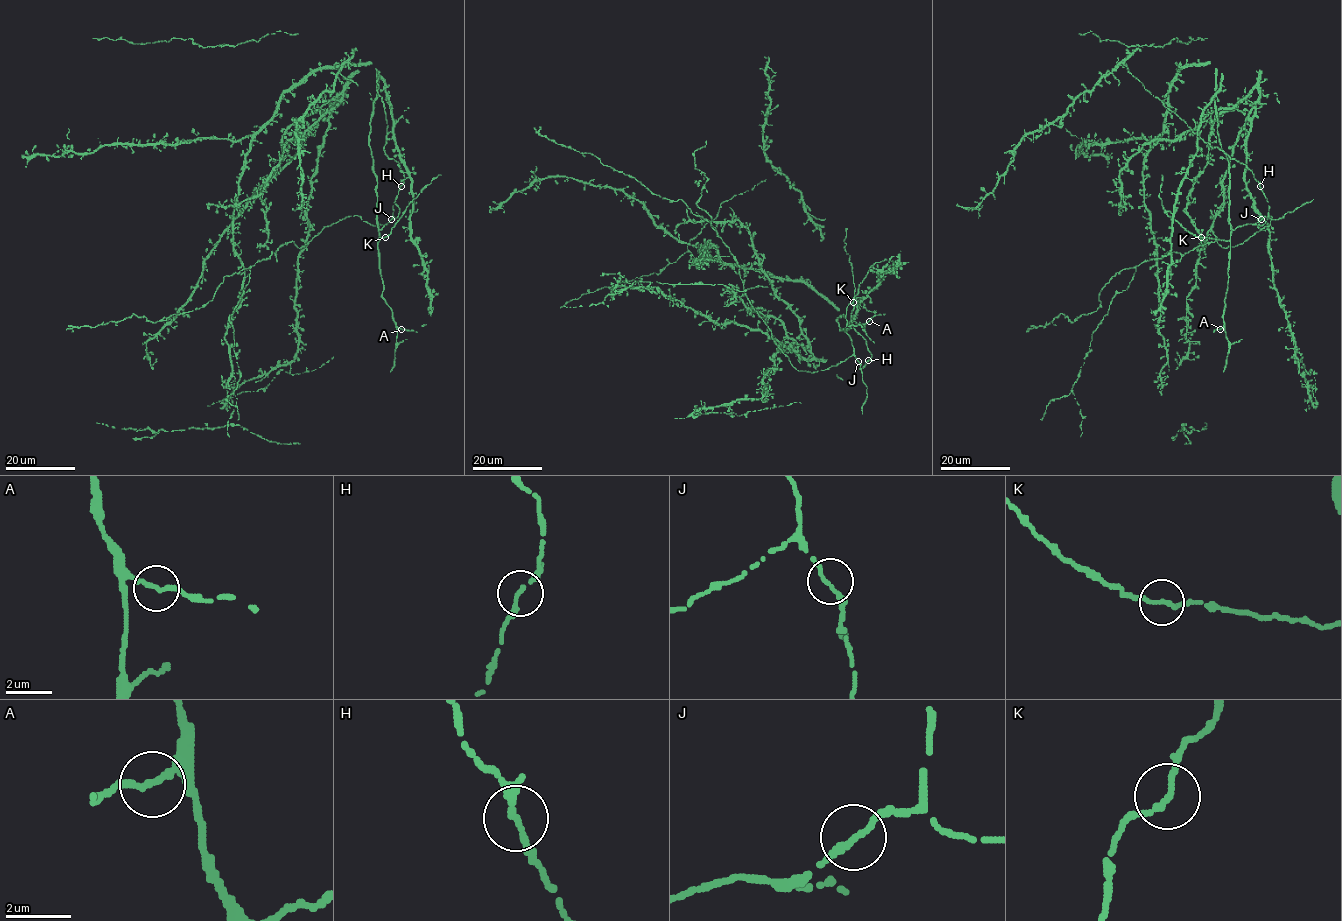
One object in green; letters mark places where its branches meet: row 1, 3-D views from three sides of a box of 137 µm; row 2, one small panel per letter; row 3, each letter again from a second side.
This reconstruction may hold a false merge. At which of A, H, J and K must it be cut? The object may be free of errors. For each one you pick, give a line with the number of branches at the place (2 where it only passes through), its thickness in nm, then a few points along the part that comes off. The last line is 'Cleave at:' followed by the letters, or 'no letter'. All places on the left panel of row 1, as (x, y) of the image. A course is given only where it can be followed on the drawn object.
Cleave at: no letter

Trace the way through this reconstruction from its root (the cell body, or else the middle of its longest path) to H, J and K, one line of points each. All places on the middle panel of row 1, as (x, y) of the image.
H: (842, 330), (847, 306), (877, 265), (879, 283), (854, 300), (851, 313), (868, 360)
J: (842, 330), (851, 338), (858, 361)
K: (842, 330), (846, 331), (846, 309), (852, 302)

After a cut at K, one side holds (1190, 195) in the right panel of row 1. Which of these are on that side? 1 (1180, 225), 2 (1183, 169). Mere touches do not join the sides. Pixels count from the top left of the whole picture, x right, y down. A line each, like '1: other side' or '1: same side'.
1: other side
2: same side

